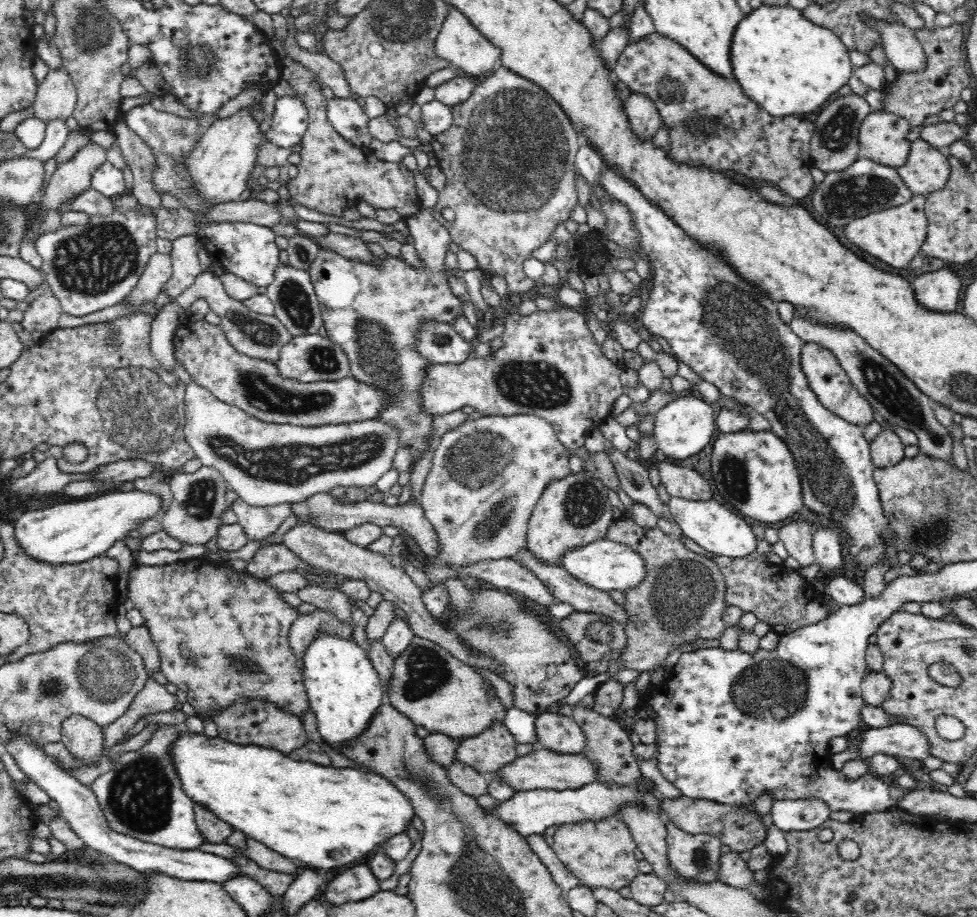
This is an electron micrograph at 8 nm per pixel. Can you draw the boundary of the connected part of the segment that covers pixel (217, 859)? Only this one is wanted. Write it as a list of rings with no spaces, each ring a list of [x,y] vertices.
[[[14,734],[7,743],[6,749],[16,761],[18,768],[23,770],[24,775],[39,785],[52,800],[56,800],[60,815],[68,821],[72,830],[84,841],[85,846],[98,852],[104,859],[127,864],[141,873],[159,872],[180,880],[207,880],[224,884],[226,880],[236,875],[245,875],[238,871],[230,859],[216,854],[198,849],[178,851],[117,833],[108,826],[100,803],[91,788],[70,776],[66,769],[54,761],[53,756],[44,753],[44,749],[37,741],[24,735]]]

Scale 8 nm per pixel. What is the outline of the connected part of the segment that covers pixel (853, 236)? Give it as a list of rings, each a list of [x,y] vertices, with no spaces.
[[[928,194],[916,195],[913,200],[897,208],[888,208],[852,220],[844,228],[844,234],[852,244],[856,244],[860,250],[868,252],[870,256],[874,256],[894,268],[906,268],[910,266],[912,258],[919,255],[920,248],[927,238],[928,217],[925,213],[927,198]]]

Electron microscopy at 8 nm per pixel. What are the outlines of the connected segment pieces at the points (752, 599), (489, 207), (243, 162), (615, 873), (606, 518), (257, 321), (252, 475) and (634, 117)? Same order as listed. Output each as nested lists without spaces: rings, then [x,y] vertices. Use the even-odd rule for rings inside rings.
[[[756,550],[743,558],[713,554],[709,559],[717,563],[725,577],[725,603],[739,606],[743,612],[751,612],[757,620],[768,624],[778,635],[824,620],[838,608],[839,604],[834,601],[825,604],[823,596],[813,584],[795,570],[786,568],[784,564],[774,565],[767,562],[765,556]]]
[[[498,66],[490,74],[481,79],[480,83],[474,88],[468,100],[462,104],[451,106],[453,114],[453,123],[447,131],[440,135],[435,135],[430,140],[433,152],[438,159],[438,165],[446,175],[446,186],[439,192],[438,204],[432,209],[432,217],[440,222],[451,235],[451,241],[456,243],[461,250],[472,253],[478,261],[478,269],[482,272],[494,276],[500,275],[508,283],[508,292],[511,294],[522,294],[532,288],[536,288],[535,280],[530,279],[522,269],[522,262],[531,258],[533,251],[540,249],[547,241],[551,240],[552,234],[559,222],[565,222],[570,219],[570,213],[579,205],[577,189],[575,186],[577,177],[577,166],[575,164],[576,152],[580,148],[578,133],[574,129],[571,120],[566,116],[563,108],[540,86],[518,76],[505,68]],[[450,208],[456,213],[456,218],[452,221],[446,220],[442,216],[442,210]]]
[[[240,109],[227,118],[217,119],[204,128],[200,140],[186,156],[182,156],[181,164],[189,171],[193,182],[191,188],[209,204],[239,200],[242,192],[247,190],[247,181],[257,164],[258,148],[268,141],[248,109]]]
[[[616,816],[606,820],[588,820],[574,824],[560,824],[553,835],[552,848],[564,866],[572,872],[579,884],[589,888],[619,891],[640,874],[636,858],[636,843],[626,823]]]
[[[571,472],[564,478],[552,480],[552,484],[544,488],[530,516],[525,548],[544,564],[558,565],[568,550],[604,539],[608,526],[616,520],[610,498],[607,486],[588,472]]]
[[[208,271],[200,273],[195,278],[194,284],[184,290],[174,302],[186,310],[198,299],[206,299],[210,311],[220,317],[220,327],[224,331],[228,342],[238,352],[242,352],[246,356],[275,363],[278,360],[281,348],[292,340],[291,332],[276,316],[257,314],[249,310],[242,301],[233,300],[225,291],[219,277]]]
[[[194,381],[186,385],[184,410],[182,430],[191,450],[204,466],[216,468],[230,489],[250,506],[303,503],[315,494],[330,492],[336,486],[374,486],[392,468],[392,460],[401,446],[396,427],[378,419],[320,427],[266,423],[241,408],[218,400],[212,392]]]
[[[631,92],[625,101],[624,111],[628,115],[628,127],[632,127],[638,139],[652,139],[662,126],[658,108],[642,93]]]

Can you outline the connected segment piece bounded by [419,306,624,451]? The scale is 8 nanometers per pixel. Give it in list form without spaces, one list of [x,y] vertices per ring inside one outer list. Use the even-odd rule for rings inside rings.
[[[560,308],[550,312],[537,310],[530,316],[508,315],[504,321],[506,334],[503,346],[490,356],[470,356],[462,363],[431,364],[427,368],[419,392],[421,410],[430,416],[448,414],[463,406],[472,406],[484,416],[512,416],[532,414],[547,420],[557,434],[559,442],[568,450],[580,449],[588,434],[603,424],[611,415],[614,402],[624,394],[620,382],[620,367],[606,358],[601,345],[596,343],[586,323],[585,311]]]

